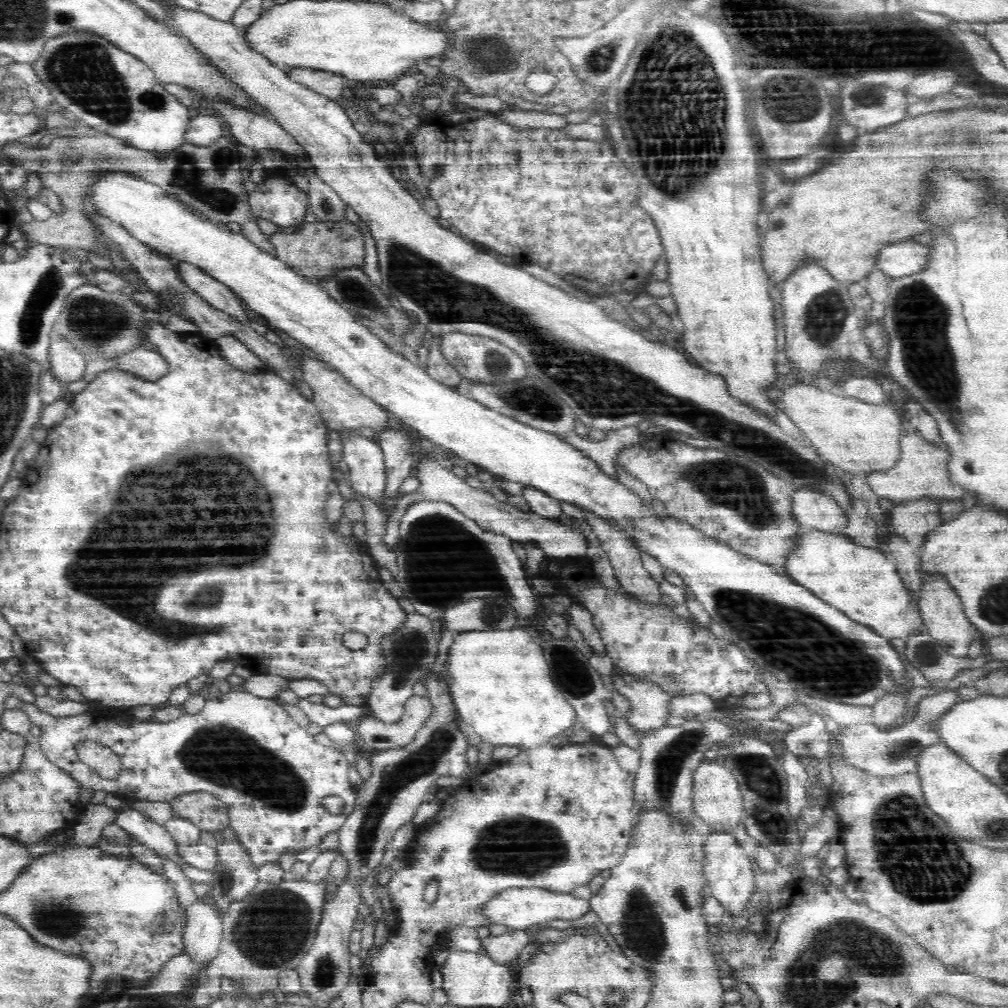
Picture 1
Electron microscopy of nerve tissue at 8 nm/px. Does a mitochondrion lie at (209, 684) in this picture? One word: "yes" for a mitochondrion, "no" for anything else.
no

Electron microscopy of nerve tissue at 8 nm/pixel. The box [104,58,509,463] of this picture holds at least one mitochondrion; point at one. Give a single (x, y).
(204, 179)

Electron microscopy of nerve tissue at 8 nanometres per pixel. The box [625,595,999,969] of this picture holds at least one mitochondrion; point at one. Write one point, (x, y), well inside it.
(920, 862)

